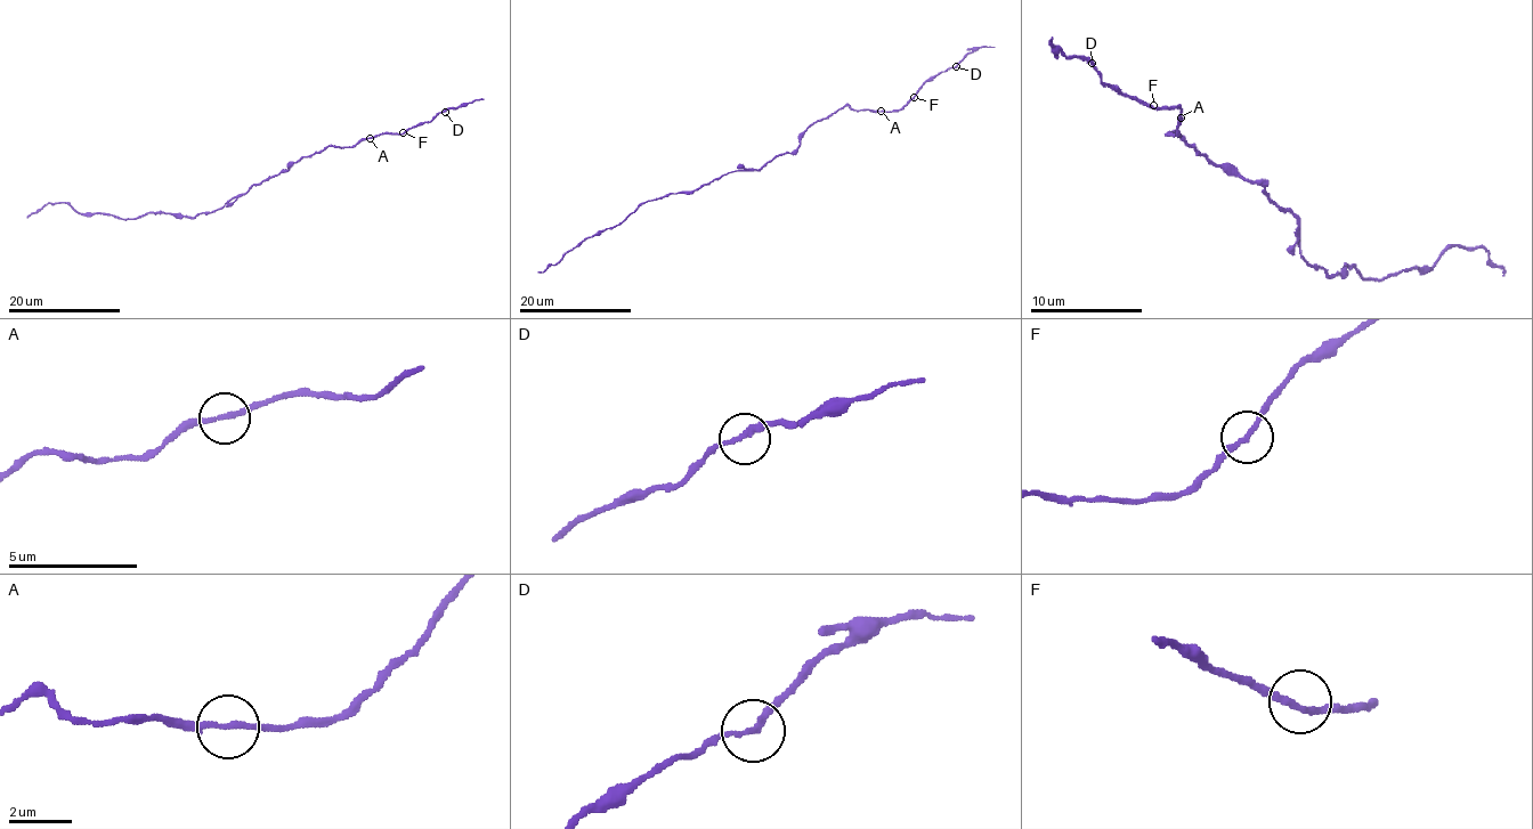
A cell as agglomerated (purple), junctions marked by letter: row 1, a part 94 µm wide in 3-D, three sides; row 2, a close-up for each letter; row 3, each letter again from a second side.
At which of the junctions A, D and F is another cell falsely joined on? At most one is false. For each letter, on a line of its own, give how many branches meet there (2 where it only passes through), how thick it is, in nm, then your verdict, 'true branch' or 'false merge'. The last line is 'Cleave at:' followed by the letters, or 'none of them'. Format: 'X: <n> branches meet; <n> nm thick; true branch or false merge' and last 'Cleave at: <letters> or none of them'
A: 2 branches meet; 190 nm thick; true branch
D: 2 branches meet; 200 nm thick; true branch
F: 2 branches meet; 200 nm thick; true branch
Cleave at: none of them

